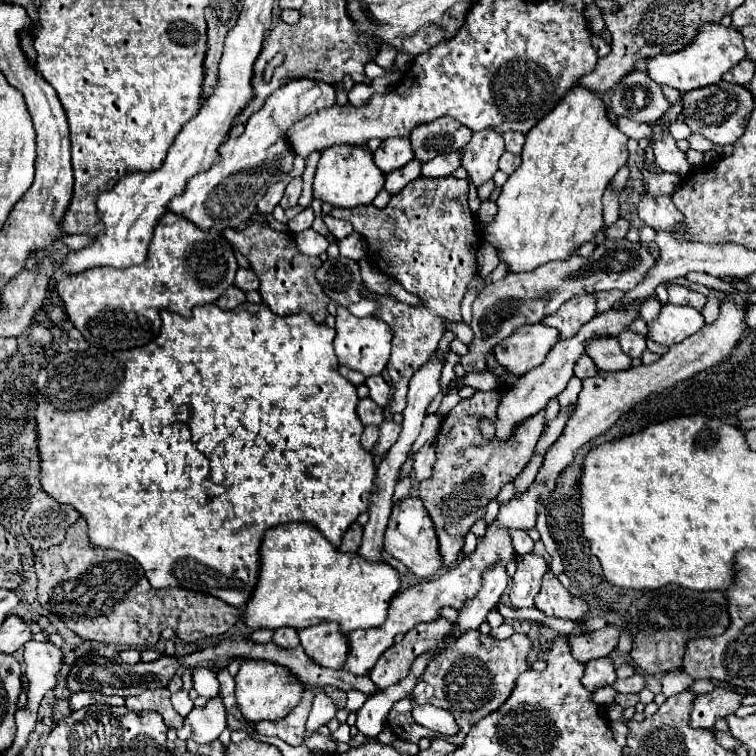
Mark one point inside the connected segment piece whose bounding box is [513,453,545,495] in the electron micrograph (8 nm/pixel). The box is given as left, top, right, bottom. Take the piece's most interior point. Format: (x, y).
(527, 476)

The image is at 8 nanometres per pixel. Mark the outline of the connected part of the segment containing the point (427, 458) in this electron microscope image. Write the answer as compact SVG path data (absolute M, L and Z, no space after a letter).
M425 443L415 455L413 455L413 475L417 481L429 479L431 475L431 467L435 463L435 445L433 443Z

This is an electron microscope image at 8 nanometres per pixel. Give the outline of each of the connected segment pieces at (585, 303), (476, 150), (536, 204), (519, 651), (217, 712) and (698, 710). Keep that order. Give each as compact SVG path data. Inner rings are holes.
M575 295L565 301L553 315L545 317L541 323L547 327L555 327L559 331L559 339L571 339L595 315L595 295Z
M485 129L471 135L467 147L461 149L463 155L463 169L469 175L469 181L475 187L481 187L489 181L497 171L497 161L503 155L503 137L493 129Z
M573 87L567 97L547 115L543 117L529 133L527 133L527 141L523 145L523 153L521 153L521 165L519 169L505 181L505 185L501 187L501 195L497 199L497 215L493 219L493 223L487 227L487 241L497 249L497 255L499 255L499 261L503 261L507 267L509 267L509 273L523 273L523 271L533 271L537 269L539 265L543 263L549 263L549 261L563 261L563 259L569 259L571 255L575 255L575 251L589 243L589 241L597 241L601 229L603 229L603 203L601 203L601 197L603 197L603 191L607 187L607 183L613 179L613 175L617 173L617 169L621 165L627 163L629 159L629 153L627 153L627 137L607 119L607 111L605 111L605 105L603 105L603 99L583 87Z
M467 631L465 635L461 635L455 643L451 643L441 655L437 655L437 657L429 663L429 667L425 669L423 677L421 677L419 683L417 683L417 689L415 689L415 693L413 693L413 699L401 699L399 703L395 703L395 707L389 711L389 719L387 719L391 731L393 731L399 739L407 739L407 741L411 741L411 743L417 743L417 741L421 739L421 733L423 733L423 731L421 731L421 725L417 725L417 723L413 721L413 717L411 717L411 707L413 707L413 705L419 705L419 703L431 703L431 705L449 709L449 711L453 713L453 717L457 719L461 731L459 731L457 735L453 735L453 737L447 737L447 741L453 743L453 745L461 745L463 739L465 739L465 735L469 733L469 727L473 727L479 719L487 717L491 711L497 711L497 709L509 699L511 691L515 689L515 679L517 679L523 671L529 671L529 669L531 669L531 665L527 663L527 655L529 655L531 647L533 647L531 639L529 639L527 635L523 635L523 633L515 633L515 635L511 635L511 637L505 639L505 641L497 641L497 639L493 639L491 635L483 635L483 633L479 633L479 631Z
M215 697L215 699L209 699L207 707L191 709L191 713L183 721L181 731L177 731L177 737L183 741L193 739L195 743L211 743L227 727L225 721L227 717L225 717L223 701L221 697Z
M717 687L711 693L695 695L691 709L691 727L695 729L713 729L717 719L733 715L741 705L743 695L727 687Z

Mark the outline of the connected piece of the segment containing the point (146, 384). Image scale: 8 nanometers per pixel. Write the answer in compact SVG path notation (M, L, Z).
M215 303L199 305L193 309L191 317L175 315L173 311L161 311L161 333L155 341L145 347L135 347L127 351L113 351L113 359L105 361L103 355L97 355L97 361L83 363L85 353L81 351L63 351L49 359L37 375L37 447L39 447L39 483L41 489L73 507L87 521L87 535L95 547L115 549L131 555L143 569L155 589L165 587L183 587L199 593L213 595L233 607L243 607L257 583L259 573L259 545L263 533L281 523L309 523L317 527L329 543L335 547L341 545L341 537L347 527L357 519L359 513L367 511L369 495L375 491L375 465L369 451L359 443L363 433L363 423L357 417L357 391L351 381L337 373L337 357L333 351L335 329L327 325L311 323L307 313L295 315L275 315L267 305L243 303L235 311L221 311Z

